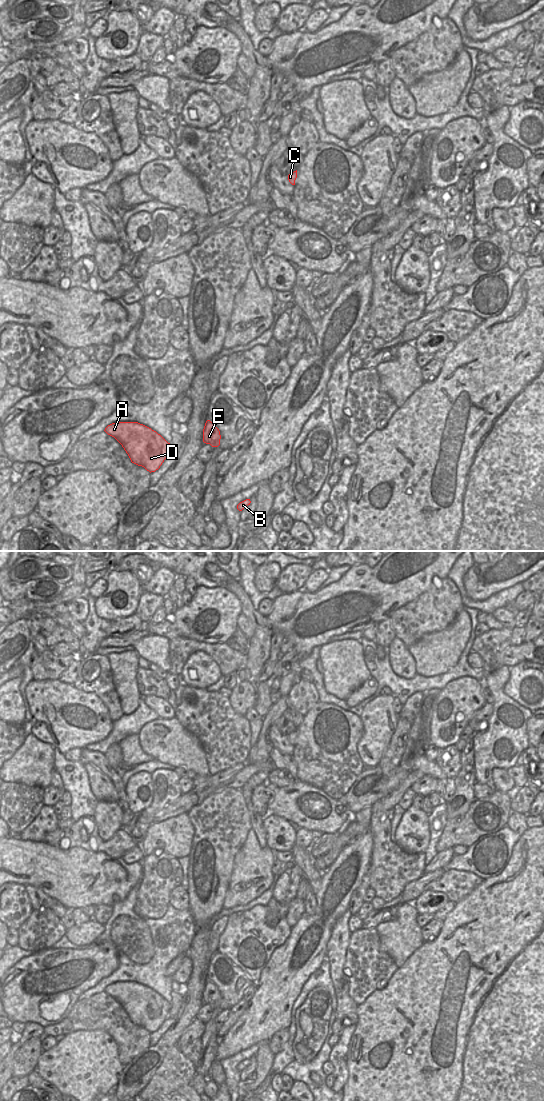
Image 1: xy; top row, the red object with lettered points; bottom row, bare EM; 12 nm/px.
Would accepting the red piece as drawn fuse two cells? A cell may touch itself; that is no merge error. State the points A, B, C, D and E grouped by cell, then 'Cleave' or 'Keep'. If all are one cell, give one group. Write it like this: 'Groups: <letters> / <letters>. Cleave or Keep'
Groups: A B C D E. Keep

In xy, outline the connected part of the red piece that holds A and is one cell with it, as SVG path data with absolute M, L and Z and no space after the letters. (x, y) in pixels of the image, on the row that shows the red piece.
M116 422L104 430L124 448L132 463L155 472L168 458L171 444L151 428L138 422Z

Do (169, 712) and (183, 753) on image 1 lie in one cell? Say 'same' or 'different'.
different

